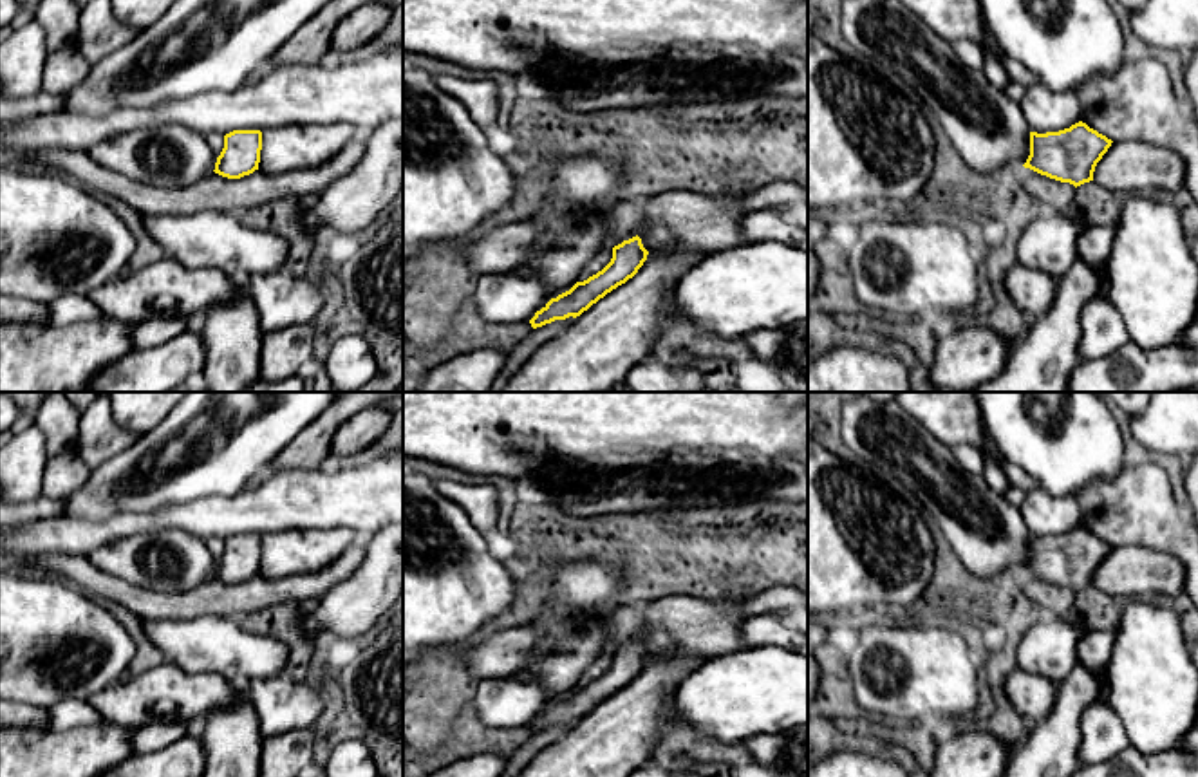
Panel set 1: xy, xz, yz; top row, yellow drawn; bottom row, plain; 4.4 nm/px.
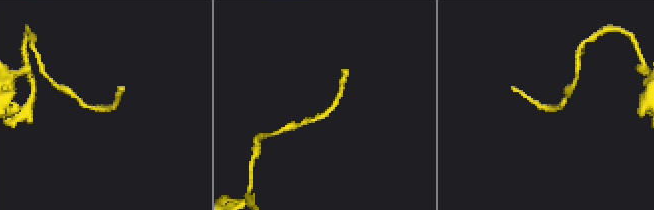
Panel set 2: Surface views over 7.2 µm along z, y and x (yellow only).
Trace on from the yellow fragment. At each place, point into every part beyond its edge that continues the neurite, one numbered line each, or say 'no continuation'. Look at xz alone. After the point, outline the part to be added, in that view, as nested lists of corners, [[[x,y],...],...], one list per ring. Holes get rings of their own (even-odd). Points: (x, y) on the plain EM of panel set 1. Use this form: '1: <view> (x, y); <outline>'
1: xz (617, 738); [[[679,649],[649,656],[632,683],[576,721],[519,777],[631,777],[645,766],[663,730],[681,721],[676,690],[707,660]]]

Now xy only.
1: xy (293, 552); [[[349,528],[285,529],[262,537],[258,575],[262,578],[295,576],[331,566],[360,535]]]

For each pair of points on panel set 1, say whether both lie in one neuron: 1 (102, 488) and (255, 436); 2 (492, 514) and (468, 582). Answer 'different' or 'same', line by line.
1: same
2: different

